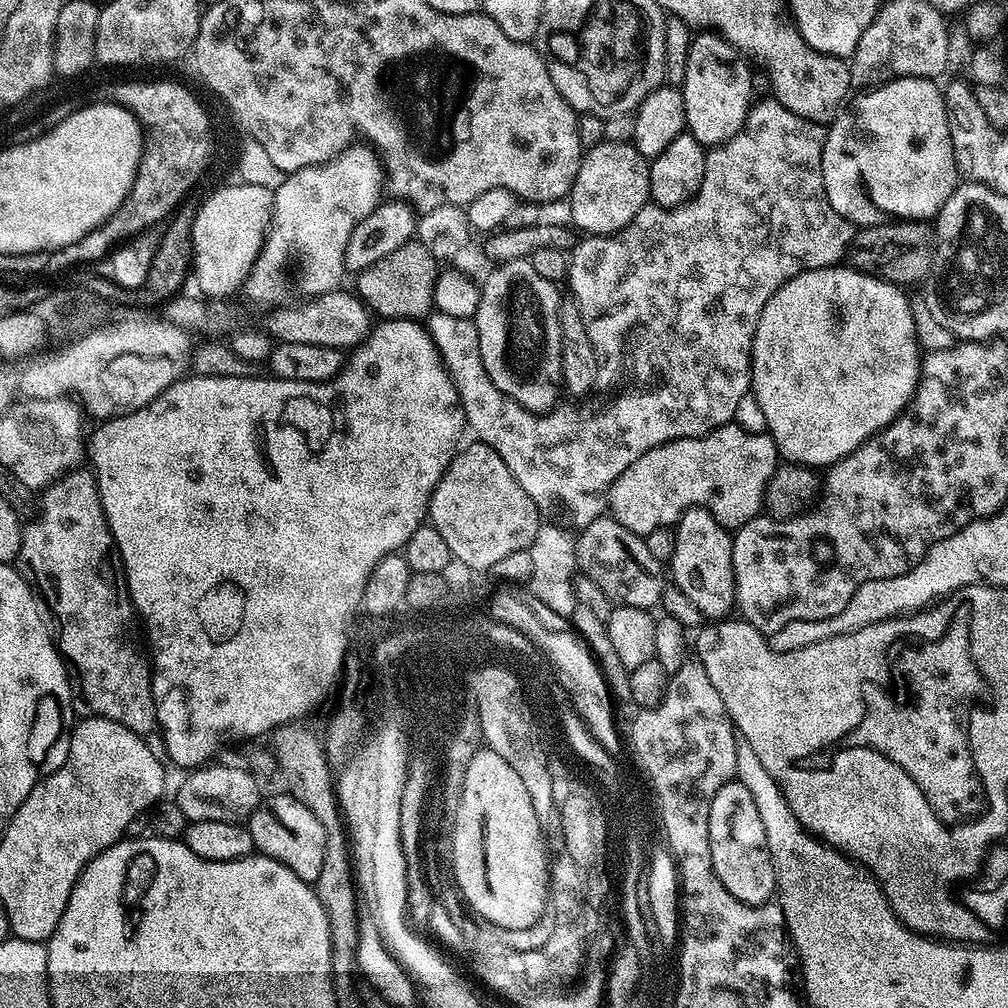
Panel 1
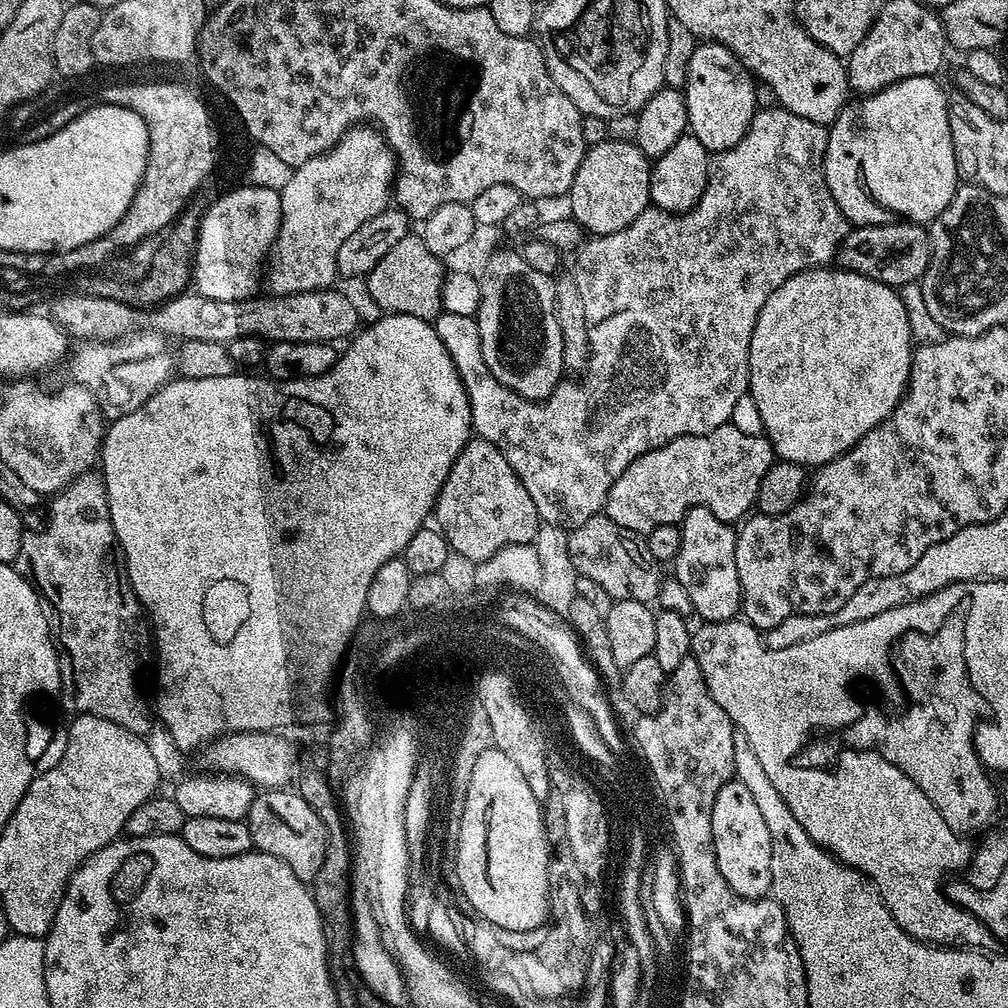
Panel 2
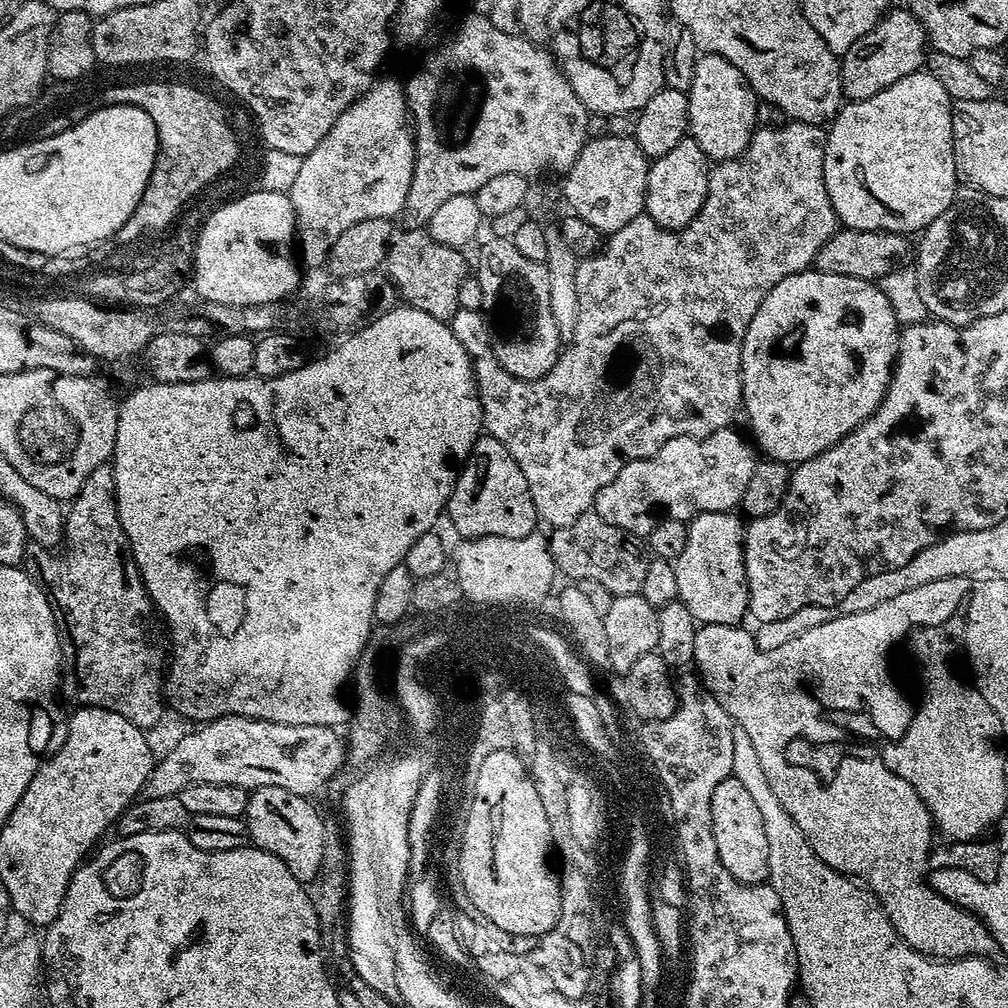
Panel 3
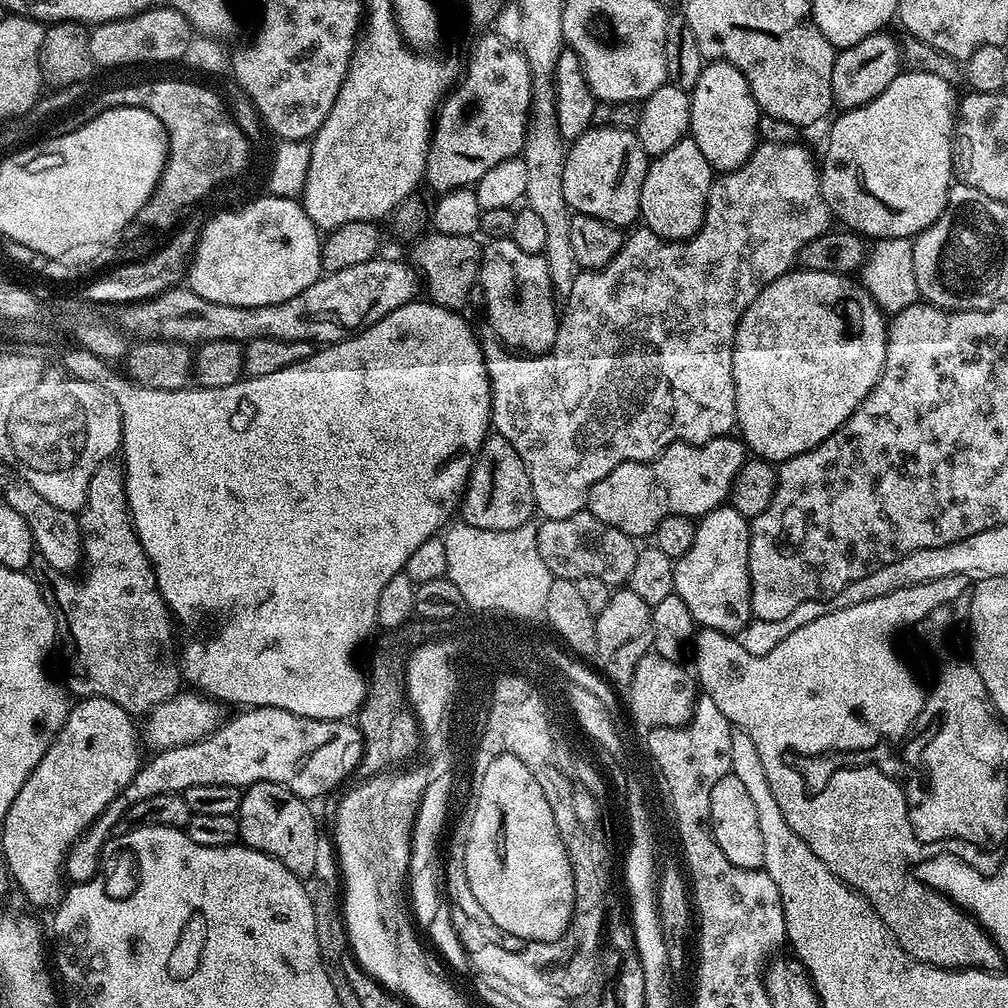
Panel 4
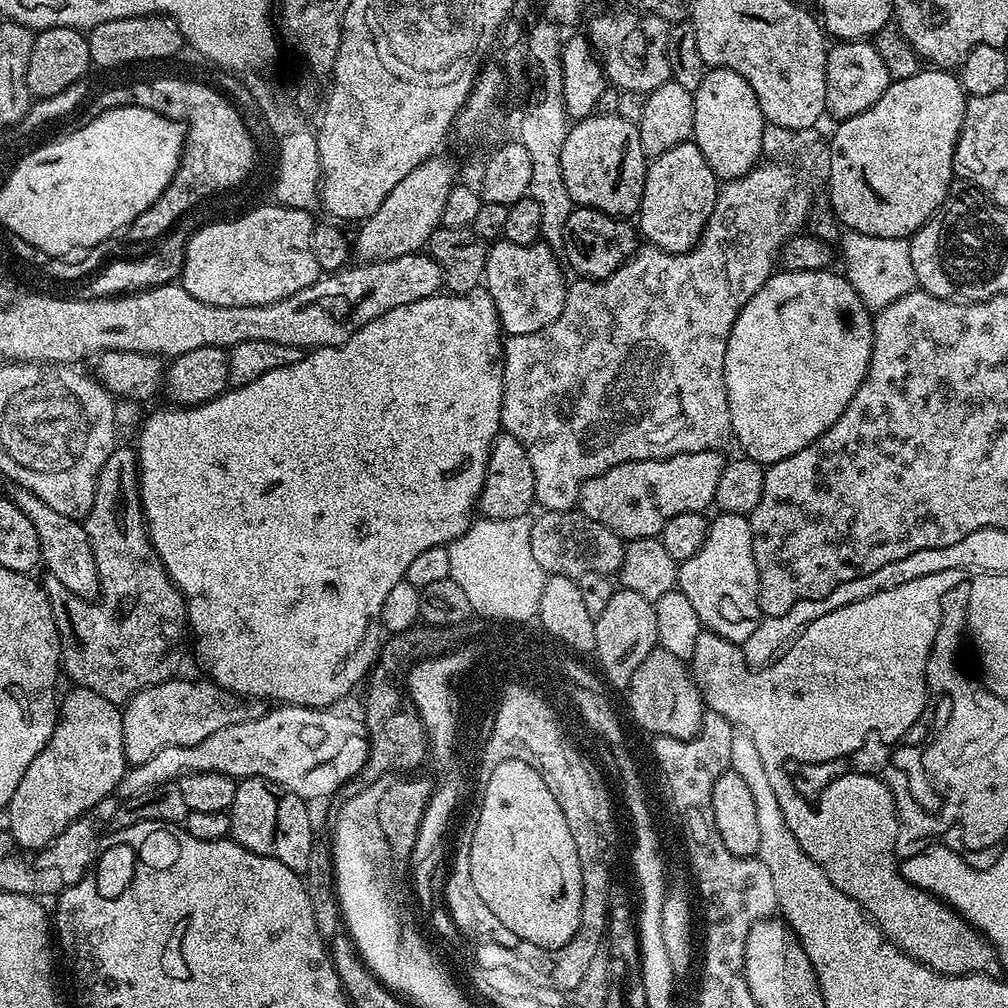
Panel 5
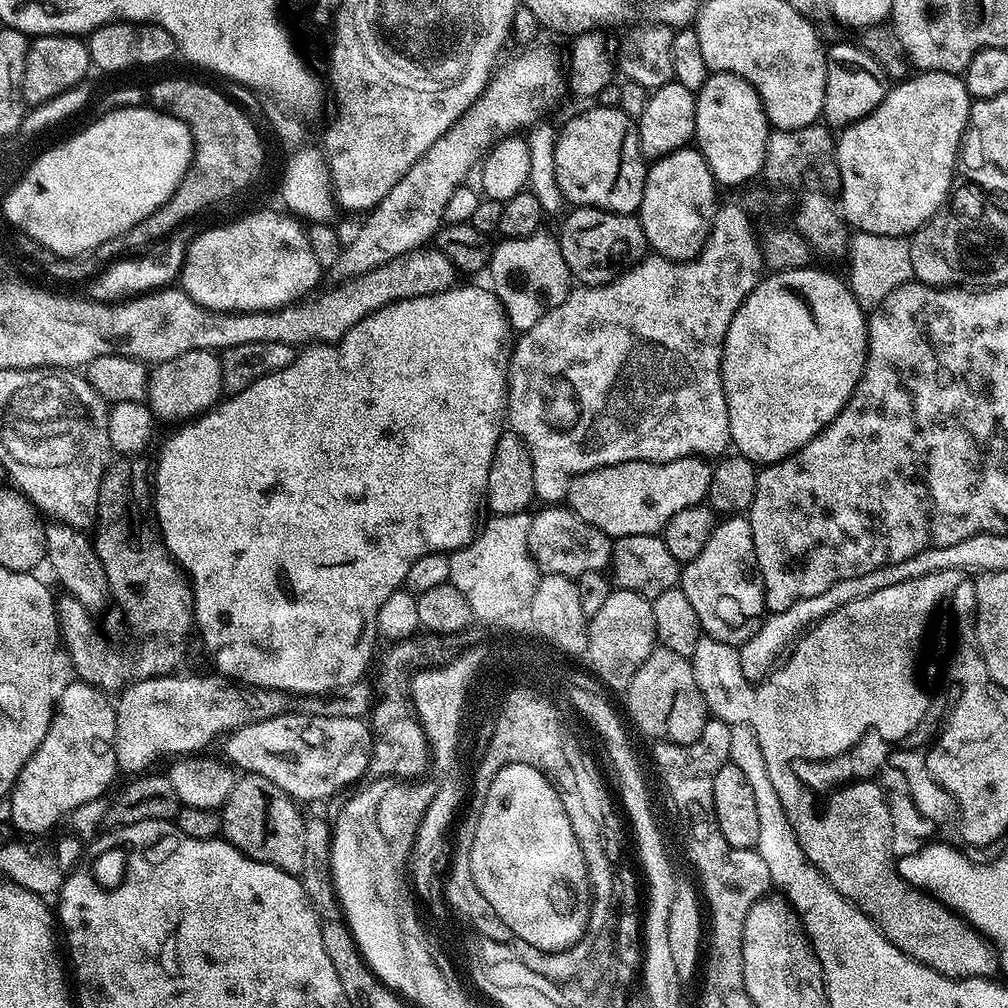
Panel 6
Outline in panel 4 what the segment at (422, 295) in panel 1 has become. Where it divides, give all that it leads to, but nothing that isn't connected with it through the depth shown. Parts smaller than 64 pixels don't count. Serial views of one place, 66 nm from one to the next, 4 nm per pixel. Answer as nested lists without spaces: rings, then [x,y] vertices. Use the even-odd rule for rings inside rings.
[[[435,230],[425,231],[416,239],[420,238],[412,244],[410,263],[416,269],[426,292],[428,288],[427,299],[443,308],[463,309],[470,290],[480,279],[481,245],[476,245],[477,241],[470,236],[442,234]]]

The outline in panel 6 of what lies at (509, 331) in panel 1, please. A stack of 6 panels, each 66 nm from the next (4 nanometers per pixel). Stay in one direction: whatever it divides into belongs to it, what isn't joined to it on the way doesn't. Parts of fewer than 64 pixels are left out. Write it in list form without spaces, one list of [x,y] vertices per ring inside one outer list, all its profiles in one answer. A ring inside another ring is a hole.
[[[547,230],[530,234],[526,238],[501,239],[492,250],[492,259],[486,269],[492,275],[491,291],[495,292],[504,313],[508,315],[508,323],[517,333],[530,330],[534,322],[538,322],[550,310],[562,306],[562,302],[574,287],[572,271],[566,266],[566,258],[562,258],[560,241]]]

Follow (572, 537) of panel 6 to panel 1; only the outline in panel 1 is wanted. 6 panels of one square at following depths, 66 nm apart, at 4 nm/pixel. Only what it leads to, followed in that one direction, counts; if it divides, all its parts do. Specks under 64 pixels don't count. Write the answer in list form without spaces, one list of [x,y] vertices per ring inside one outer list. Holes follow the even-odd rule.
[[[611,514],[599,516],[594,522],[579,529],[575,542],[579,571],[598,582],[601,590],[612,599],[613,605],[625,604],[652,610],[655,609],[655,604],[657,607],[663,601],[665,565],[650,555],[643,536],[626,530],[626,526],[622,526],[622,522],[615,520]]]

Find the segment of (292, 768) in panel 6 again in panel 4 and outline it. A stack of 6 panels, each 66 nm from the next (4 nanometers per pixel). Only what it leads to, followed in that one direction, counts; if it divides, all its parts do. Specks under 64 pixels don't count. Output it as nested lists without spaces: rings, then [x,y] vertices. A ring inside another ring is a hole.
[[[249,708],[237,711],[233,720],[225,719],[220,727],[208,736],[192,744],[183,744],[177,748],[166,748],[155,753],[152,761],[141,763],[140,768],[126,786],[124,795],[134,802],[154,798],[154,794],[183,793],[190,786],[210,786],[211,784],[229,784],[243,789],[249,784],[274,782],[283,788],[289,788],[296,796],[313,798],[324,796],[331,788],[336,788],[349,775],[355,773],[356,767],[364,753],[364,740],[360,729],[348,720],[315,720],[302,718],[277,708]]]

